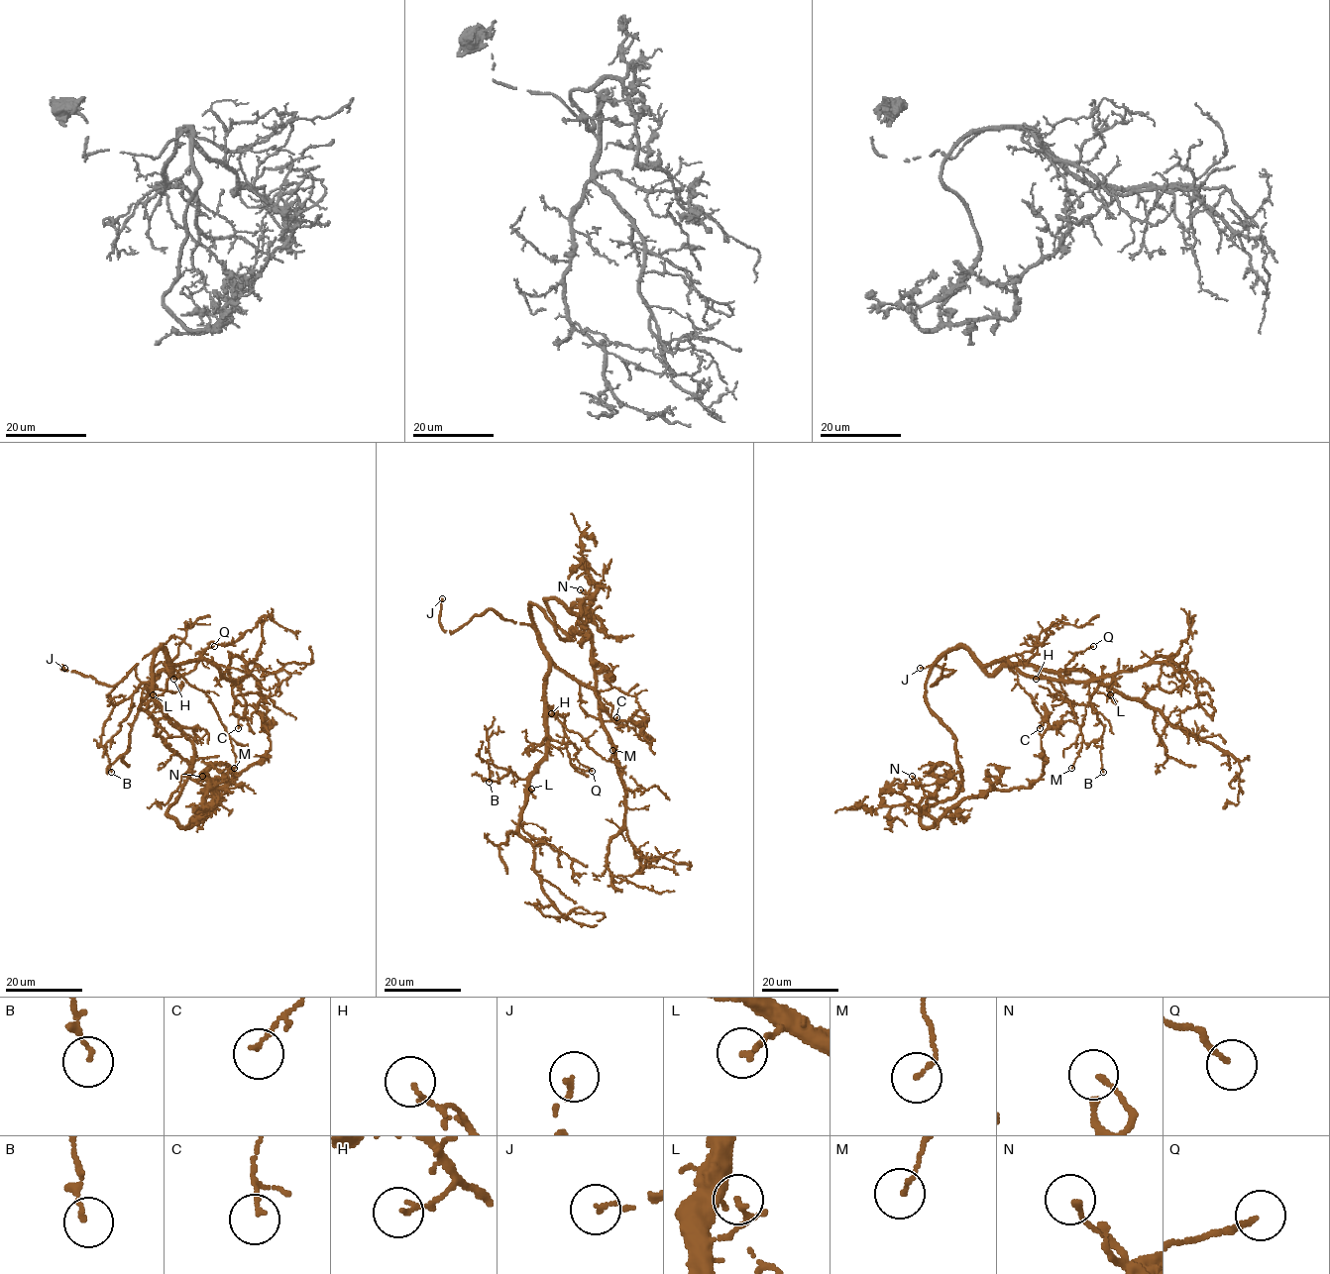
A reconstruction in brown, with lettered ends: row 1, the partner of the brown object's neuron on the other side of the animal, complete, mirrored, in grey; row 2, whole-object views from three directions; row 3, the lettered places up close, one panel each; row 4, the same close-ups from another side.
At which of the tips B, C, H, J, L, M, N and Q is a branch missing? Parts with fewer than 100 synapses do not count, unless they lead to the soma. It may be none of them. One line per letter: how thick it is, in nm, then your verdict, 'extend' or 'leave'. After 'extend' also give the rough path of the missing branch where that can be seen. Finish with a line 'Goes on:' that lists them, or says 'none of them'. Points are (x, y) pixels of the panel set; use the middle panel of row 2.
B: calibre 110 nm; leave
C: calibre 130 nm; leave
H: calibre 120 nm; leave
J: calibre 130 nm; extend; course (442, 598), (443, 568), (430, 566), (412, 584)
L: calibre 150 nm; leave
M: calibre 120 nm; leave
N: calibre 160 nm; leave
Q: calibre 150 nm; leave
Goes on: J

